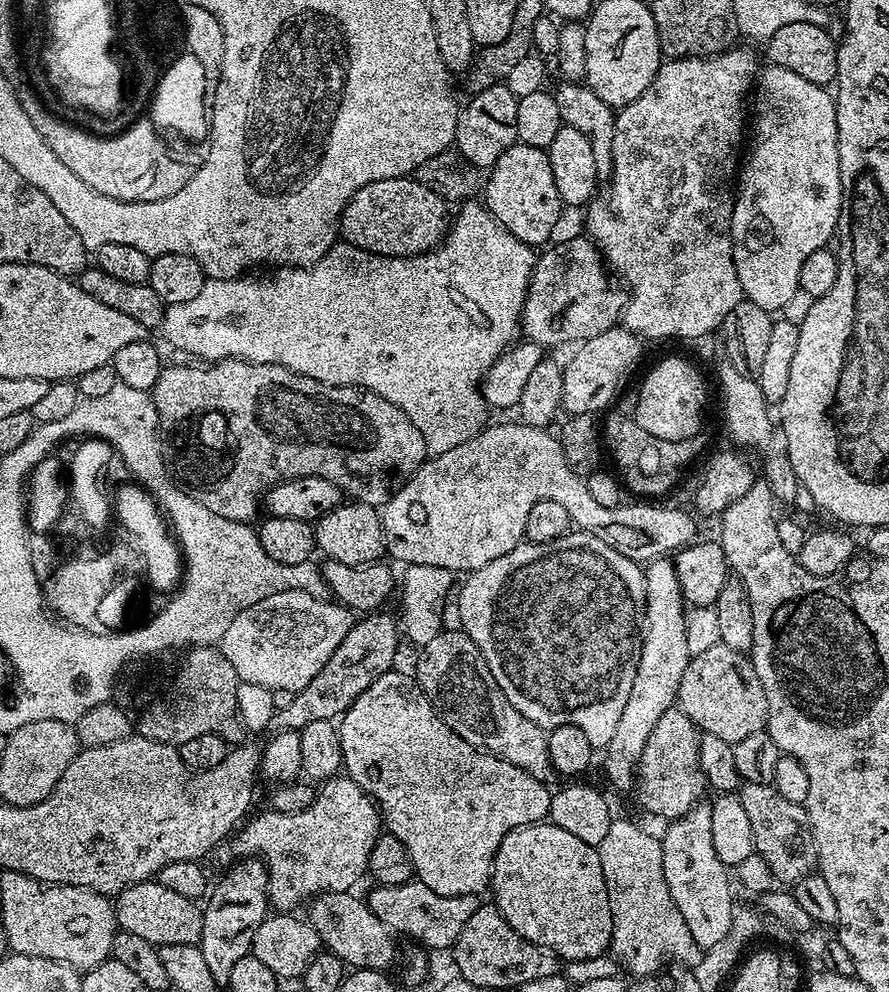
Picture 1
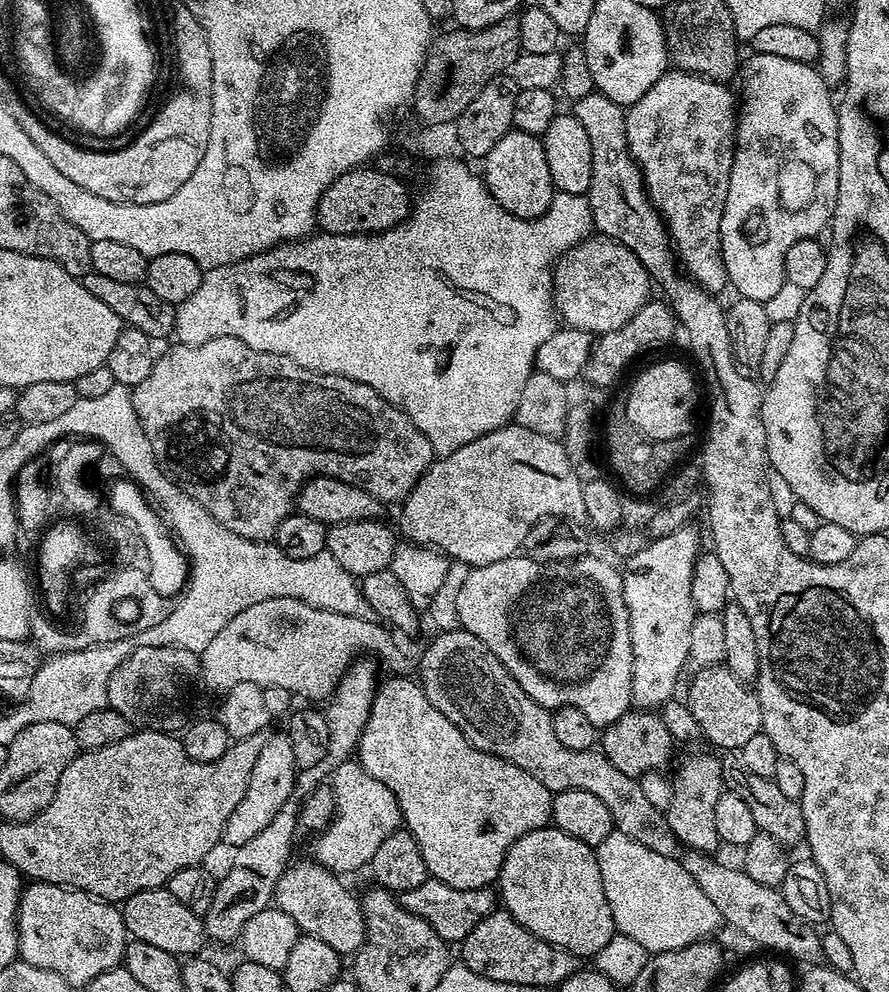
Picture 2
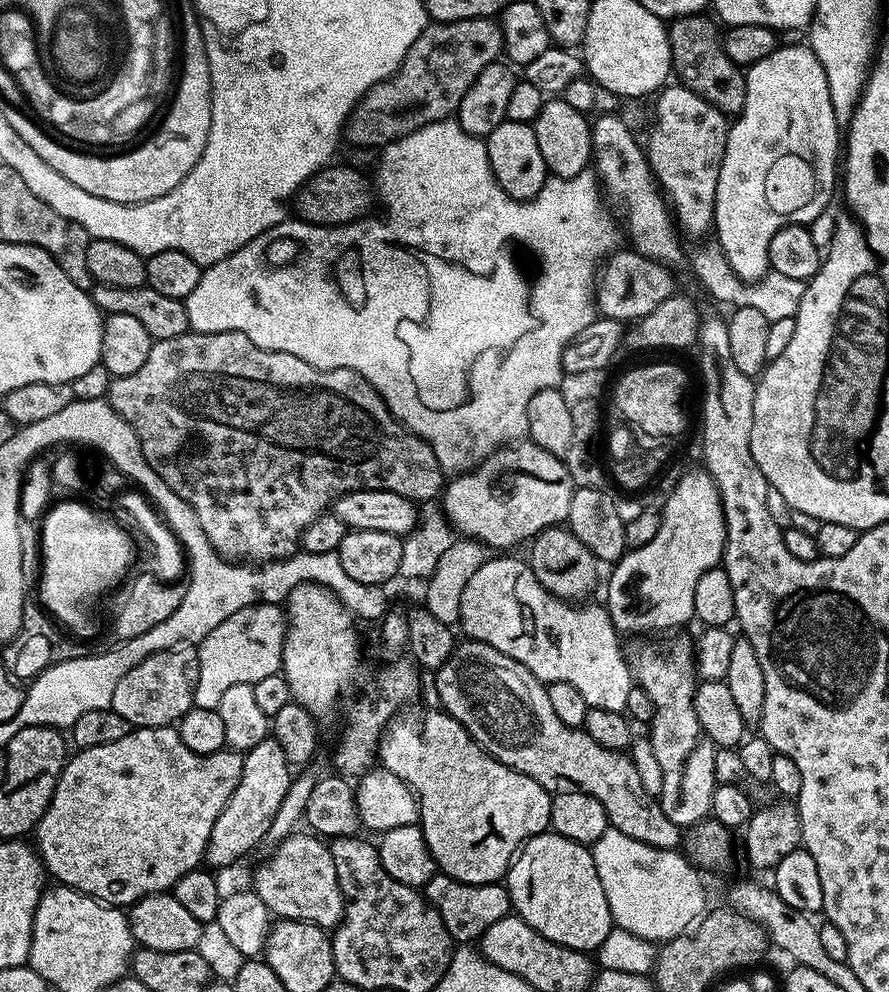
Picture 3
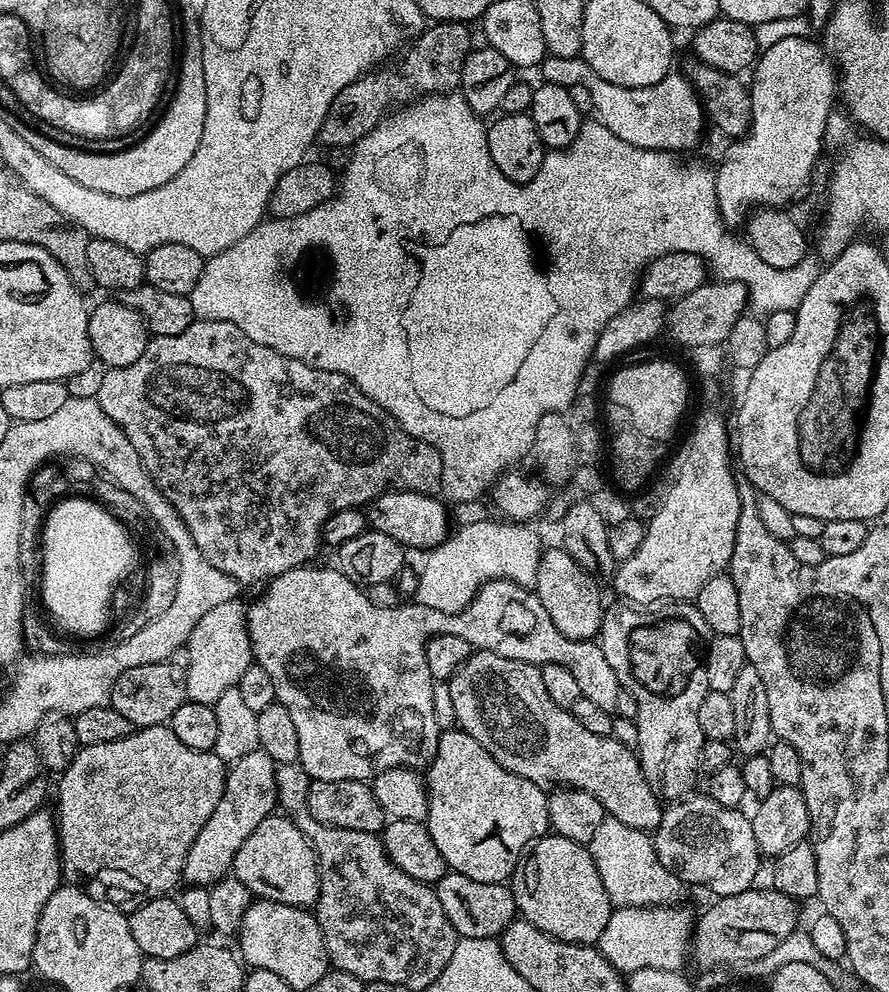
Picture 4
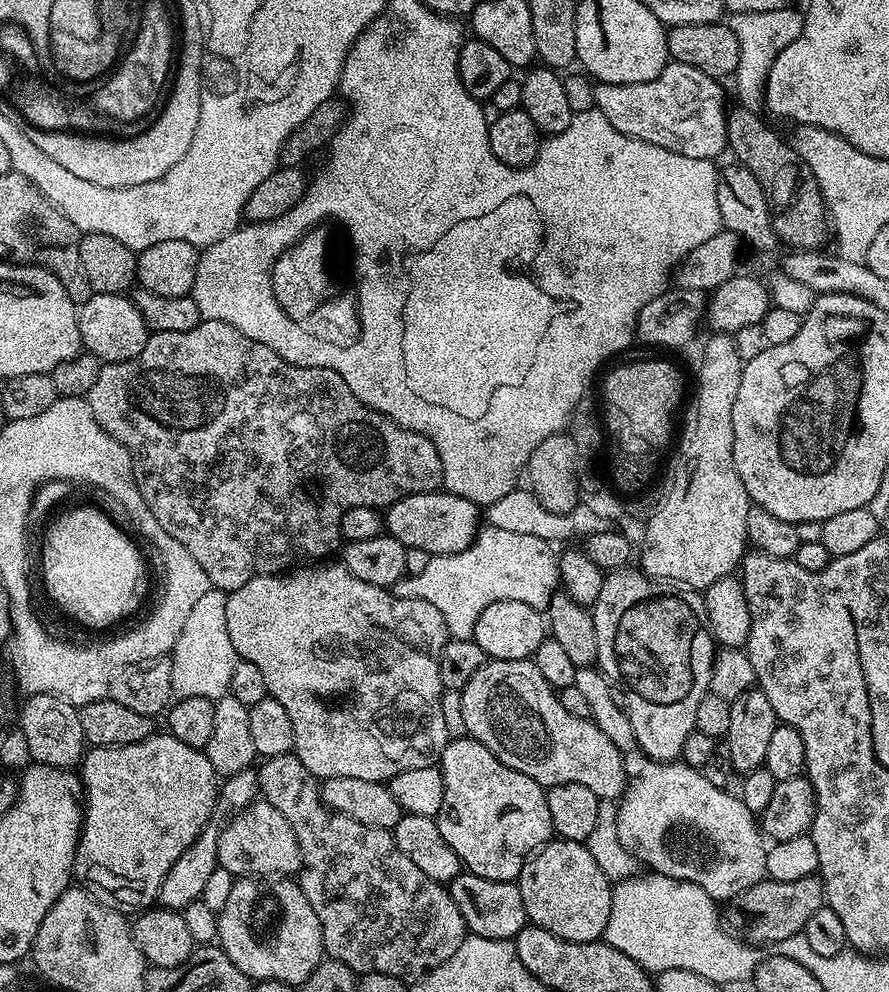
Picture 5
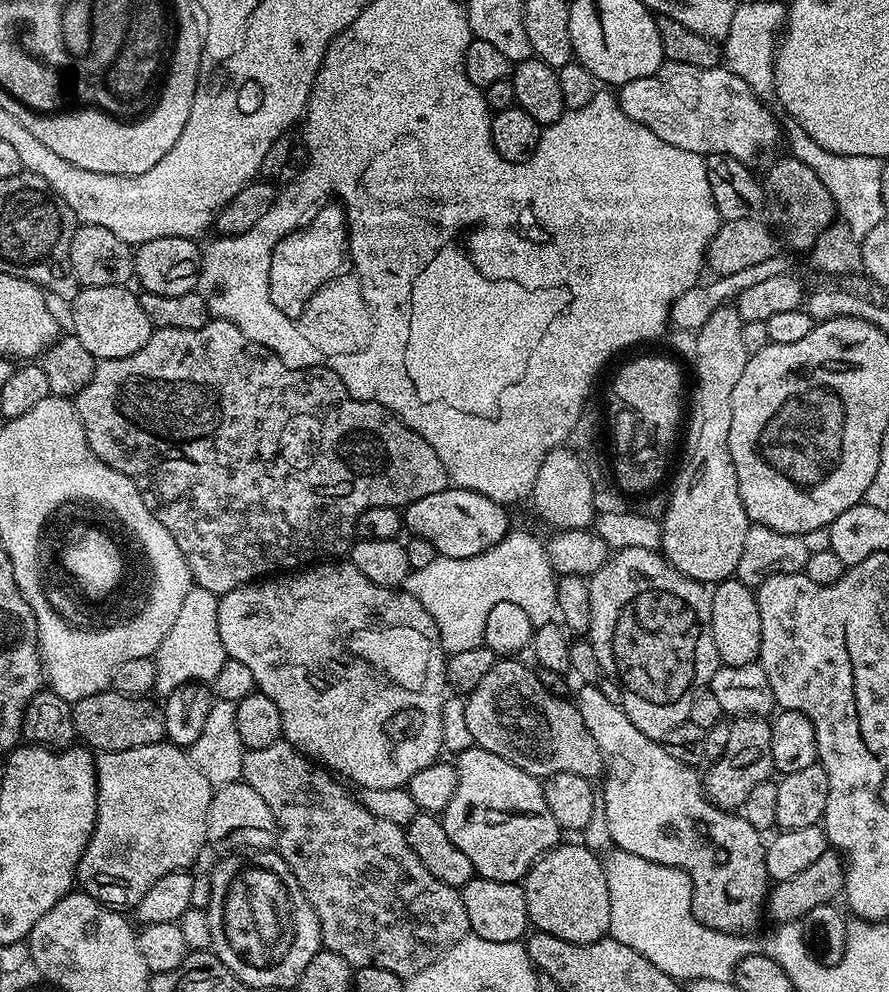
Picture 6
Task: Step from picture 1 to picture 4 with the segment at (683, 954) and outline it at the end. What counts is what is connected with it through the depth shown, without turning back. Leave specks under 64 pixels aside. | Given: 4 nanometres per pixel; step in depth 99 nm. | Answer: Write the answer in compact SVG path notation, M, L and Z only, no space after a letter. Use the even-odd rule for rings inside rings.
M605 815L586 847L594 858L594 866L598 866L598 878L602 878L602 886L606 886L606 894L616 908L654 908L672 906L679 901L676 899L680 896L682 881L662 864L647 831L631 828L626 822Z

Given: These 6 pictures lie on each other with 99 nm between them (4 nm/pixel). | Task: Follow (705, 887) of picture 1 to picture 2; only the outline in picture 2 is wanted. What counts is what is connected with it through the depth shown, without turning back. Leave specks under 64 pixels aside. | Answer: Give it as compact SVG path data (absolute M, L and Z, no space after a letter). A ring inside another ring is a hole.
M688 756L681 762L676 781L672 784L672 801L666 807L666 815L670 830L685 848L691 848L694 852L715 853L716 844L719 845L721 839L714 826L714 806L718 806L718 798L725 790L724 769L719 759L715 760L712 756Z

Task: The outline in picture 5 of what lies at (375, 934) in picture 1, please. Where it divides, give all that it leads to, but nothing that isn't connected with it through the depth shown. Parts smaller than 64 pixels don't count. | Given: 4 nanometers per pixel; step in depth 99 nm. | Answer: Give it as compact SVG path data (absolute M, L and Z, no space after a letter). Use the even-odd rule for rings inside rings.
M257 798L246 808L241 808L239 812L231 817L232 820L220 829L218 838L218 858L219 867L225 868L233 878L292 878L300 870L300 851L298 842L294 838L294 830L290 830L290 822L270 806L270 802L263 798Z

